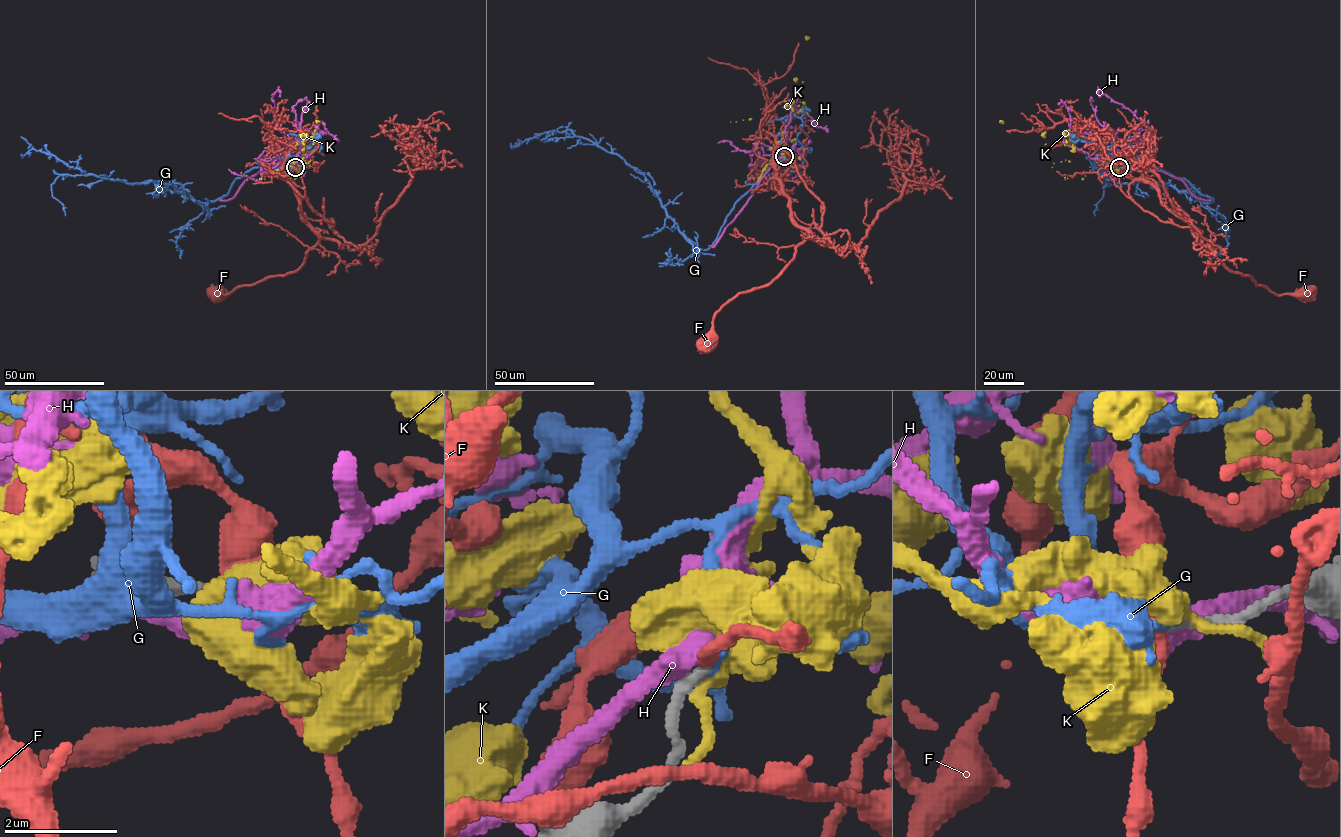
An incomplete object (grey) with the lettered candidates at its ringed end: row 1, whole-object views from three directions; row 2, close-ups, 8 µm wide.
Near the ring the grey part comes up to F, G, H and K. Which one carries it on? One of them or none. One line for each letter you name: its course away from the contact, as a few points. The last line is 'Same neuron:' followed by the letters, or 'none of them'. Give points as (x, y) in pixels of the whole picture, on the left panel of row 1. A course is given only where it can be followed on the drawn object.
G: via (295, 167), (254, 167), (224, 196), (202, 203), (160, 181), (128, 183), (83, 173), (34, 149), (21, 154)
Same neuron: G

